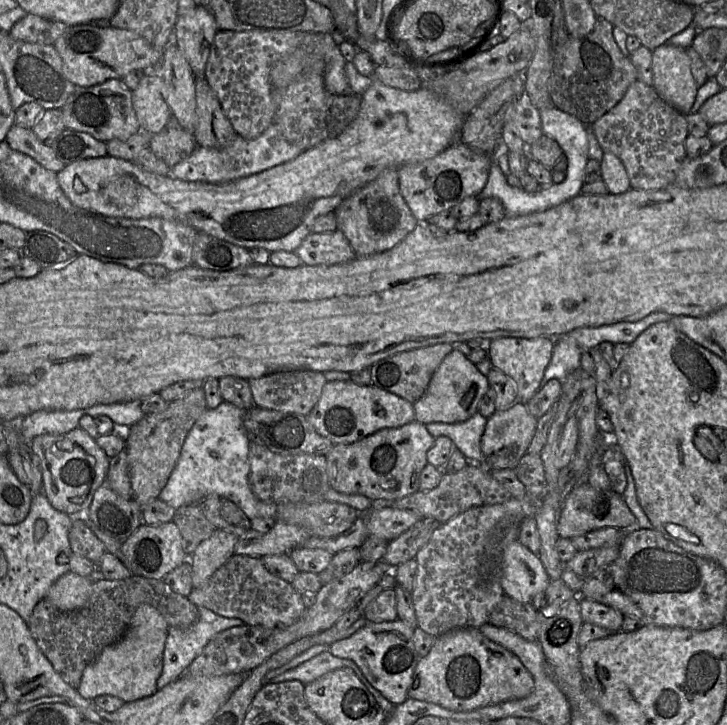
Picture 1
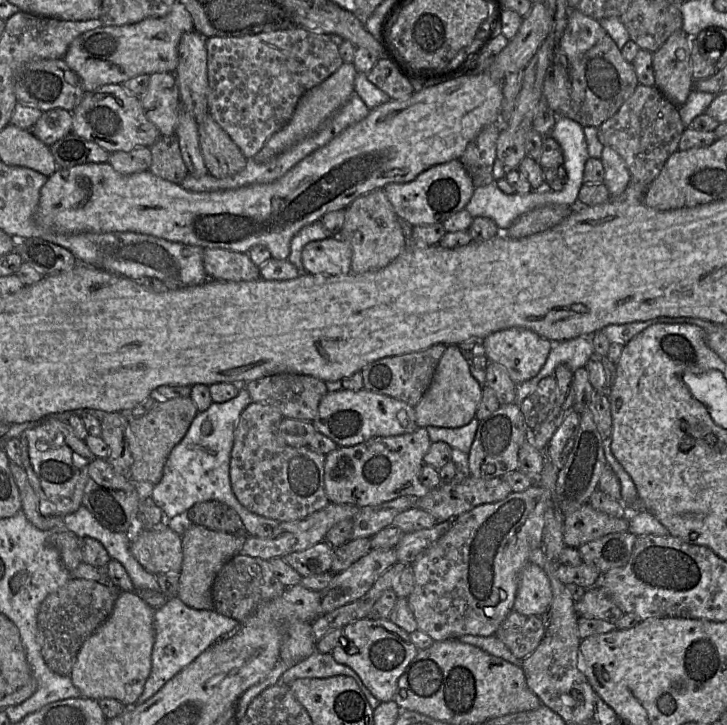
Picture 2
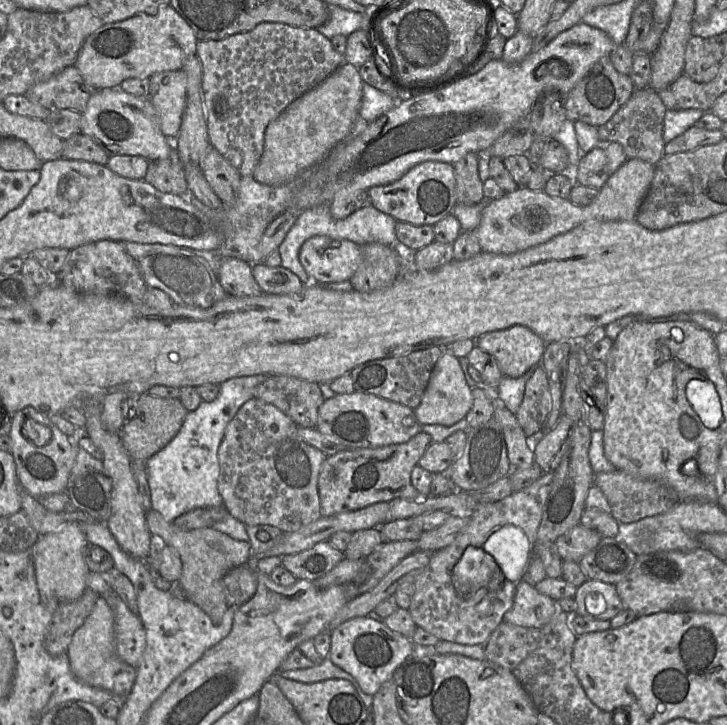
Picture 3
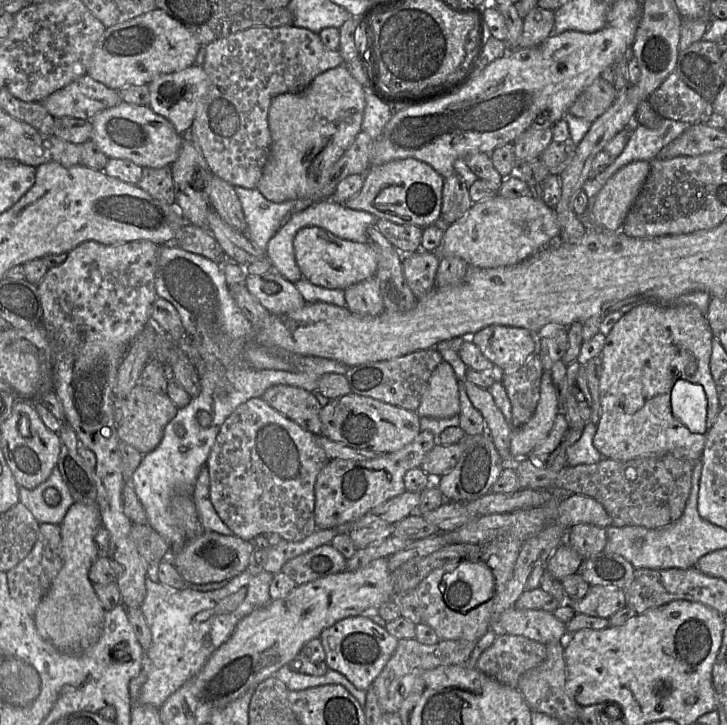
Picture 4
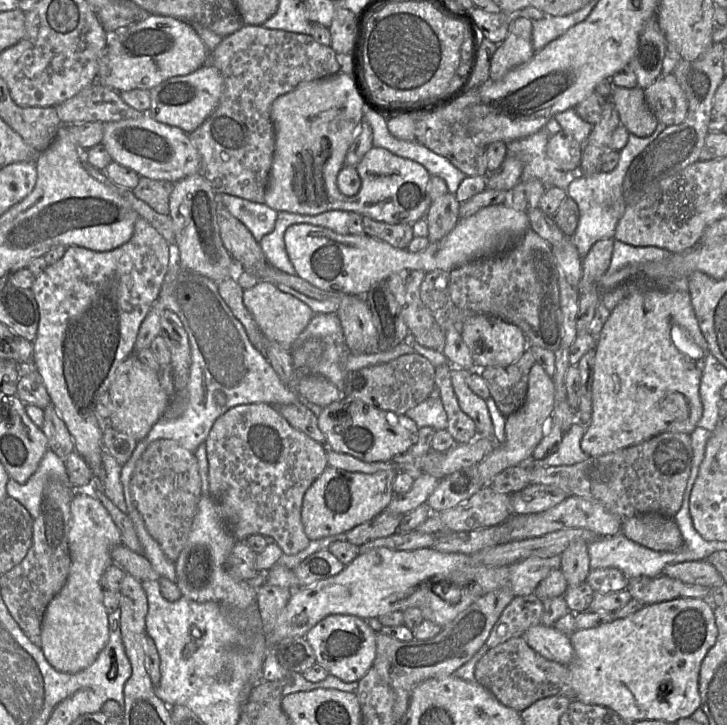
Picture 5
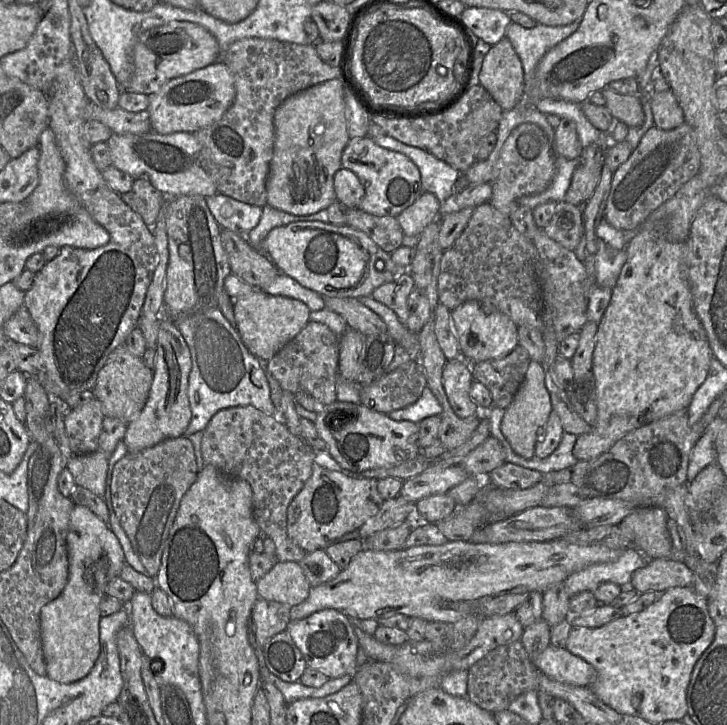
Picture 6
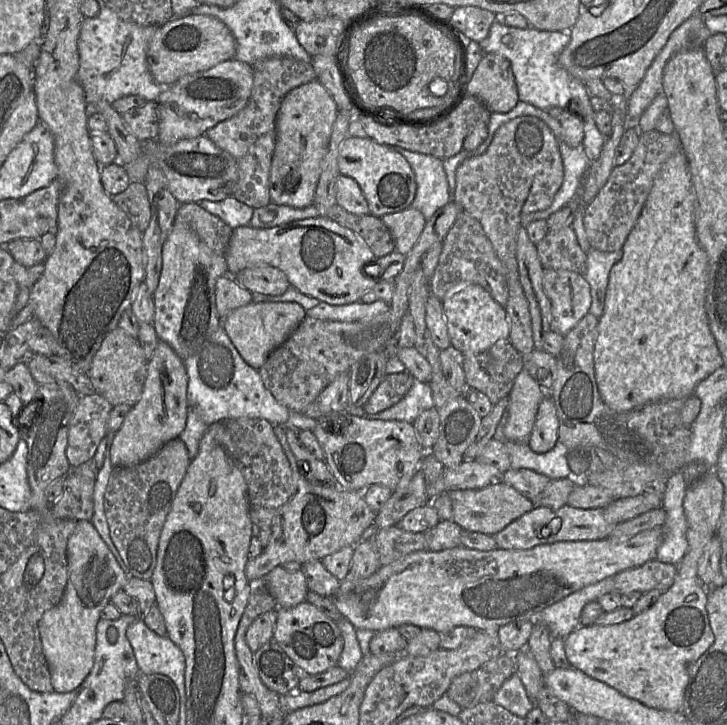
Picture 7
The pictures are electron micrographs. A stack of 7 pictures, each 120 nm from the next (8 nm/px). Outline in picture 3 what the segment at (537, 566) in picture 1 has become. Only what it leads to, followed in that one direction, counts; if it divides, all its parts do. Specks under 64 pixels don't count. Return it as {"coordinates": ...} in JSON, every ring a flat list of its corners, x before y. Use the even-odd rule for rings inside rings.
{"coordinates":[[523,579,517,586,513,605,504,614,503,622,541,629,558,610,556,601,539,593,534,585]]}

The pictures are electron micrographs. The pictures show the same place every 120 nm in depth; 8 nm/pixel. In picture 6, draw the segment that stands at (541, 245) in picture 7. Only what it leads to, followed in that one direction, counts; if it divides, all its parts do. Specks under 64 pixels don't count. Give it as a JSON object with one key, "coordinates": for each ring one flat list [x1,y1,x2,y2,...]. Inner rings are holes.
{"coordinates":[[564,201,558,203,550,223,544,228,544,233,564,248,574,251,584,234,582,210]]}

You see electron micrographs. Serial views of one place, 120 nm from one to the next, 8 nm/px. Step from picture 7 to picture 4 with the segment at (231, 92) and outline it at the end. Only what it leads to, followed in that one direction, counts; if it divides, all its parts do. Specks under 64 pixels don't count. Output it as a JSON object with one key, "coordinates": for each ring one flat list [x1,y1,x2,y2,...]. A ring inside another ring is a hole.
{"coordinates":[[194,64,179,72,158,76,148,84,150,91,150,108,158,115,166,118,180,135,189,135,198,105,206,96,209,79,203,67]]}

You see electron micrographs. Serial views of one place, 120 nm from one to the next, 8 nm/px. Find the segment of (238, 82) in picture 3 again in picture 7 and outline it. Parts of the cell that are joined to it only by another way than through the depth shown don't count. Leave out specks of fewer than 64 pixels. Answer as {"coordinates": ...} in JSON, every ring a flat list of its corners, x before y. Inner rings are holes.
{"coordinates":[[272,57,257,62,253,67,253,86,245,107,234,116,223,120,204,134,215,145,231,154,238,166,238,181,231,197,258,209,271,202,269,174,275,147,276,116,284,96,292,89,316,80,310,63,291,57]]}

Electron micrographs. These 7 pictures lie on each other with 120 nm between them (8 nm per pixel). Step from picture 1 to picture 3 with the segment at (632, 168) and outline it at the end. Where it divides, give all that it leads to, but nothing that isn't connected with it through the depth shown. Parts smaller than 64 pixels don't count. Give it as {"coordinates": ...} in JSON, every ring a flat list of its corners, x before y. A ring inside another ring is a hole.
{"coordinates":[[635,89,610,120,598,127,598,135,603,144,613,141,620,143,627,158,638,158,656,165,664,156,666,143,663,140,663,125,666,111,667,108,655,89]]}

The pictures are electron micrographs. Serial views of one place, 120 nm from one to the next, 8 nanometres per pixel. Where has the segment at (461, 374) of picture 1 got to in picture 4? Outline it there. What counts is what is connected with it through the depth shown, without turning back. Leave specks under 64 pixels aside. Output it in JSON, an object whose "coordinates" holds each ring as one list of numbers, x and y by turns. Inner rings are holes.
{"coordinates":[[442,360,432,374,416,412,419,417,444,419,458,415,459,411,458,378,452,366]]}

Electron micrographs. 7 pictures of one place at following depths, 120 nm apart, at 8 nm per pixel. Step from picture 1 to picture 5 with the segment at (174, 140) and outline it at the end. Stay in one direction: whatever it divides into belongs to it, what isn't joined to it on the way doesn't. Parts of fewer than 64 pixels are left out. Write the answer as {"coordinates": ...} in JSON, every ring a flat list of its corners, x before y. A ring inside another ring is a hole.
{"coordinates":[[140,176,137,186,132,190,134,196,148,204,159,214,169,214,169,198,174,183]]}

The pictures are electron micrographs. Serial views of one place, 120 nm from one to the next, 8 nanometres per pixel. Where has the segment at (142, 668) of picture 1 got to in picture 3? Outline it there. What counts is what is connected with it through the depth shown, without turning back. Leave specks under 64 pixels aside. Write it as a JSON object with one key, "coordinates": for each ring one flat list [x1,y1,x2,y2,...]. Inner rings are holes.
{"coordinates":[[99,597,90,615,73,634,67,649,69,665,78,680,126,698,135,682,137,668,117,656,114,640,113,612,106,600]]}

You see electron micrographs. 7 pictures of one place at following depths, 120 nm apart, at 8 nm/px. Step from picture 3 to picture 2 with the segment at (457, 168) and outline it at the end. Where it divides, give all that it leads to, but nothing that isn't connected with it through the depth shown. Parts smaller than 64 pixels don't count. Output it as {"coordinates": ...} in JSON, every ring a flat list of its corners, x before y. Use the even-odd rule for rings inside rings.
{"coordinates":[[500,121,484,127,467,145,460,161,470,175,475,188,493,182,492,170,496,159,496,144,501,131]]}

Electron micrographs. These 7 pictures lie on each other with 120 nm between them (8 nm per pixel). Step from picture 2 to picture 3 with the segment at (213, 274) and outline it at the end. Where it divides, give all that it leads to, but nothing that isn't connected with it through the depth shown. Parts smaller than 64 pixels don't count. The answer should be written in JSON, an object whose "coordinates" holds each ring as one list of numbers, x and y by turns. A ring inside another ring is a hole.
{"coordinates":[[220,258,219,282,228,295,235,297,263,294,252,275,252,265,237,258]]}

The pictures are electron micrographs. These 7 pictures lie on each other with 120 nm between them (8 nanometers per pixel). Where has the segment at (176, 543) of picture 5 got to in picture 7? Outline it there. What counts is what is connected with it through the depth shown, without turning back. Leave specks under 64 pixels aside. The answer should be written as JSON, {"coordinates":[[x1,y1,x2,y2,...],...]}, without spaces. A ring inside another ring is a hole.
{"coordinates":[[175,438,139,464,113,467,104,494,104,510,110,537,128,577,151,579,161,531,190,462,186,445]]}

